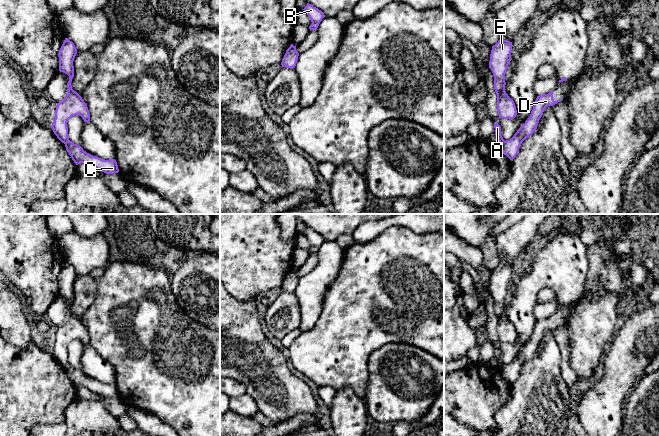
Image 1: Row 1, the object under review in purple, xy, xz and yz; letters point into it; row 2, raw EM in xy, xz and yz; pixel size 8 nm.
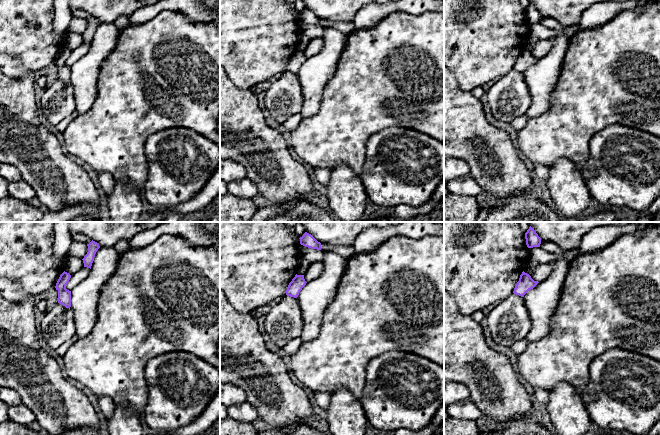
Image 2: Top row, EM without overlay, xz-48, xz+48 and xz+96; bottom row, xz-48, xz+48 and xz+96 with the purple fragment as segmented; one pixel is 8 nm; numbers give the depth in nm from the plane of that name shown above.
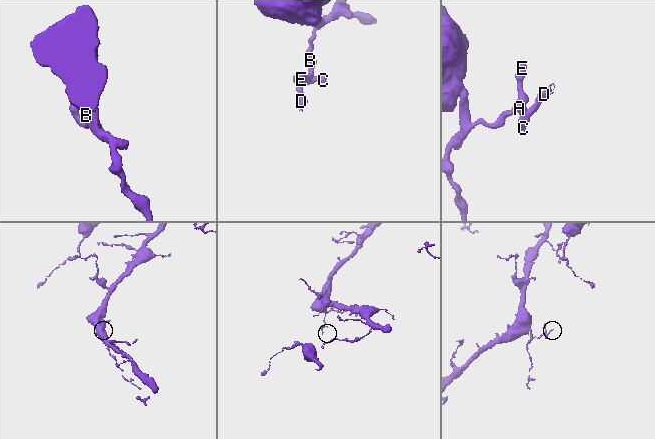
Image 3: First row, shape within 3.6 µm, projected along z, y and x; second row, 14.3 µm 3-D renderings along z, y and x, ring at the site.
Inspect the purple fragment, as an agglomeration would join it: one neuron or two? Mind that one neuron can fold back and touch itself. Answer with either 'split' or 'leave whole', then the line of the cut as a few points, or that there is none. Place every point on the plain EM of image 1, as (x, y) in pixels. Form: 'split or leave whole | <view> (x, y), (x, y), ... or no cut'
split | yz (504, 364), (499, 367)

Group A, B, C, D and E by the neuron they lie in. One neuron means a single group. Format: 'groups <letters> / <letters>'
groups A B E / C D

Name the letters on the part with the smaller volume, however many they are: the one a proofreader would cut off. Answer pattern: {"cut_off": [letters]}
{"cut_off": ["C", "D"]}

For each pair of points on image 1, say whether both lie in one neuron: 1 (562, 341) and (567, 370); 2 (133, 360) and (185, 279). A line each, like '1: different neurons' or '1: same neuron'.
1: same neuron
2: different neurons

